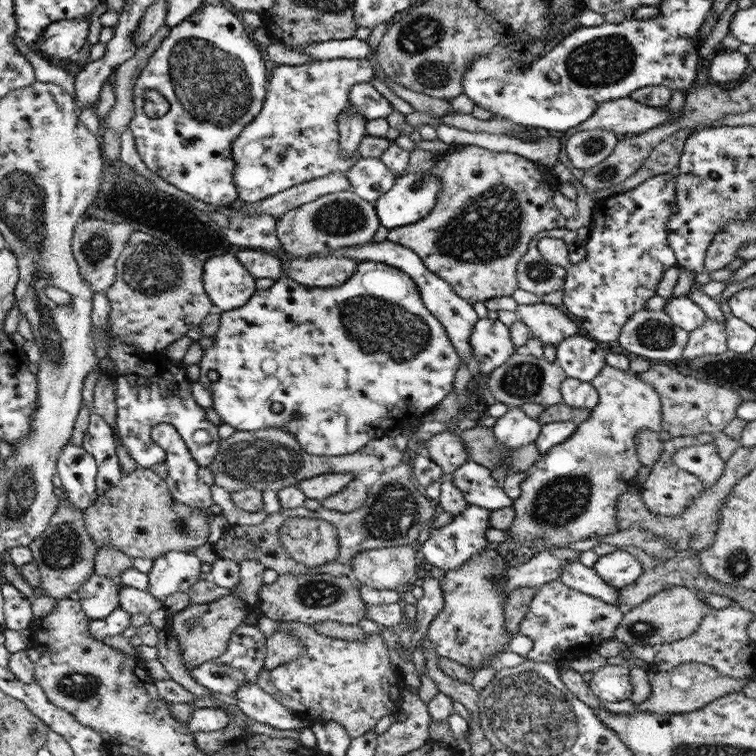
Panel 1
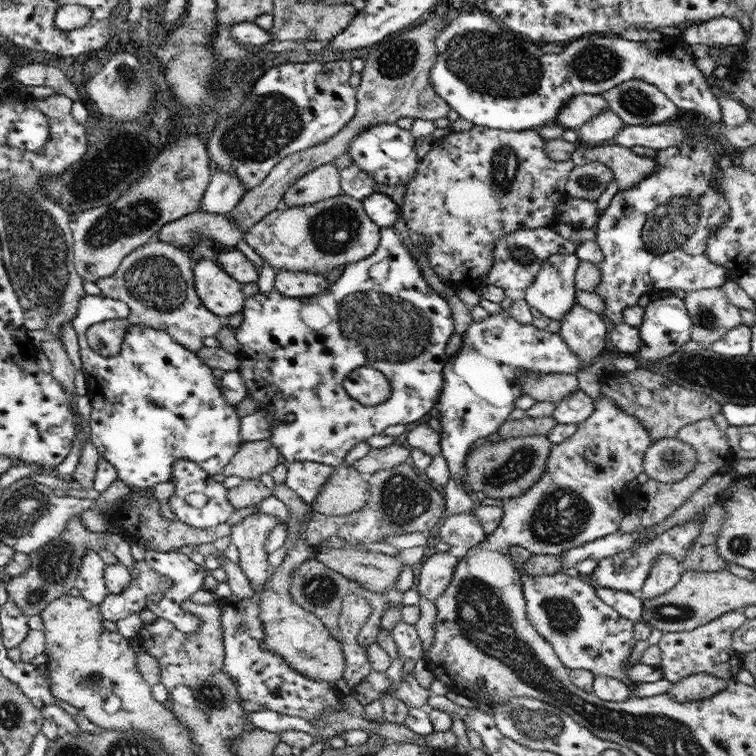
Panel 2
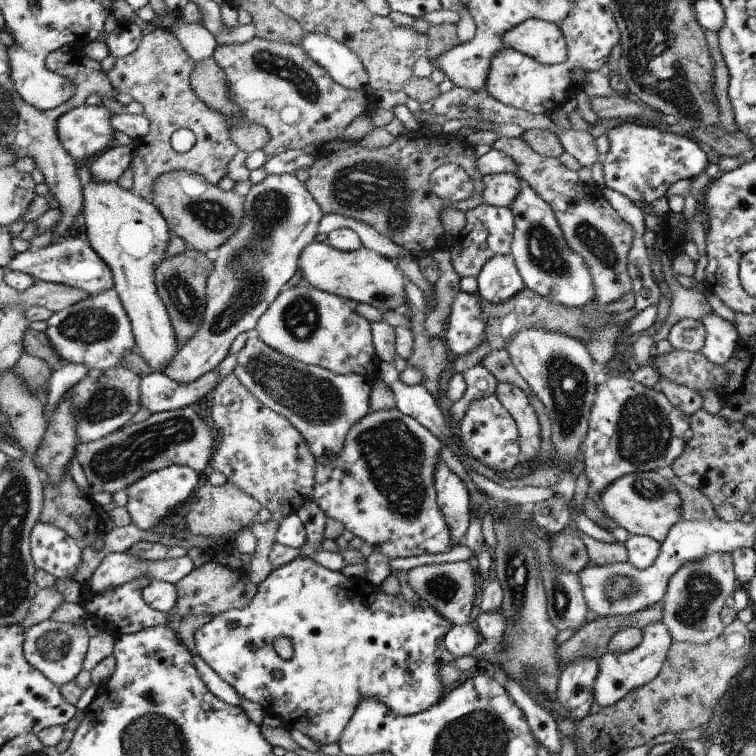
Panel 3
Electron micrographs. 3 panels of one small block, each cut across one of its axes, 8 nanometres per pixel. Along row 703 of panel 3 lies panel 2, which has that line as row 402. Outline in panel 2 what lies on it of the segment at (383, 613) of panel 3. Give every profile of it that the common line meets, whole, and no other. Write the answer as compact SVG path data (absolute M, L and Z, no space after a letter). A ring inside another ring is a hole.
M388 226L388 228L380 228L381 239L377 249L368 258L360 259L359 261L348 263L343 270L340 277L329 287L320 294L311 297L298 297L292 298L288 295L280 295L276 289L270 291L270 293L257 293L252 297L247 298L246 304L243 306L241 313L244 314L242 323L237 328L237 338L241 345L241 351L238 354L240 358L240 372L243 374L243 378L248 383L246 384L247 396L250 396L252 400L259 399L256 402L256 412L262 410L262 414L272 414L272 435L270 440L279 449L280 454L283 454L285 460L289 463L294 461L304 462L320 462L328 466L339 466L342 464L346 454L358 444L364 440L368 440L371 436L380 434L388 426L394 426L394 424L410 424L416 422L426 416L434 404L436 404L436 398L440 396L440 390L444 386L444 366L448 362L449 356L446 356L446 347L448 341L452 338L452 334L455 333L455 322L451 308L447 299L438 294L432 287L430 287L422 273L416 259L412 256L408 248L400 240L398 232L394 226ZM360 366L371 366L376 370L379 370L390 382L392 386L392 393L390 397L380 403L379 405L366 406L353 399L347 393L346 380L347 376L352 370ZM286 414L295 414L295 419L292 422L285 422L279 424L279 418L282 419Z

